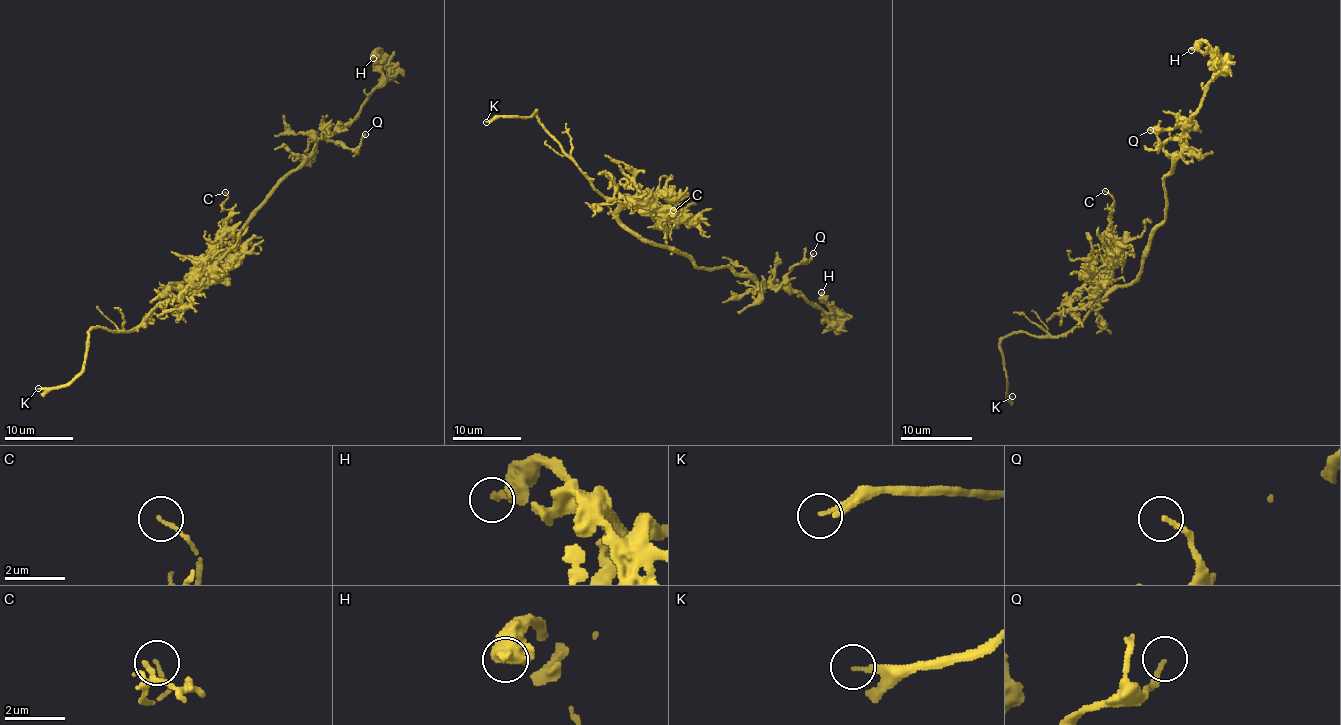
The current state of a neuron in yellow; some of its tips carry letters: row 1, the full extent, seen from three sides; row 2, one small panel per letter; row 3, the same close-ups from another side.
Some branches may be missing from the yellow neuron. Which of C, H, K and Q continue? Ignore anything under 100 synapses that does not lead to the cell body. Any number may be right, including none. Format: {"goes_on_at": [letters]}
{"goes_on_at": ["K"]}

